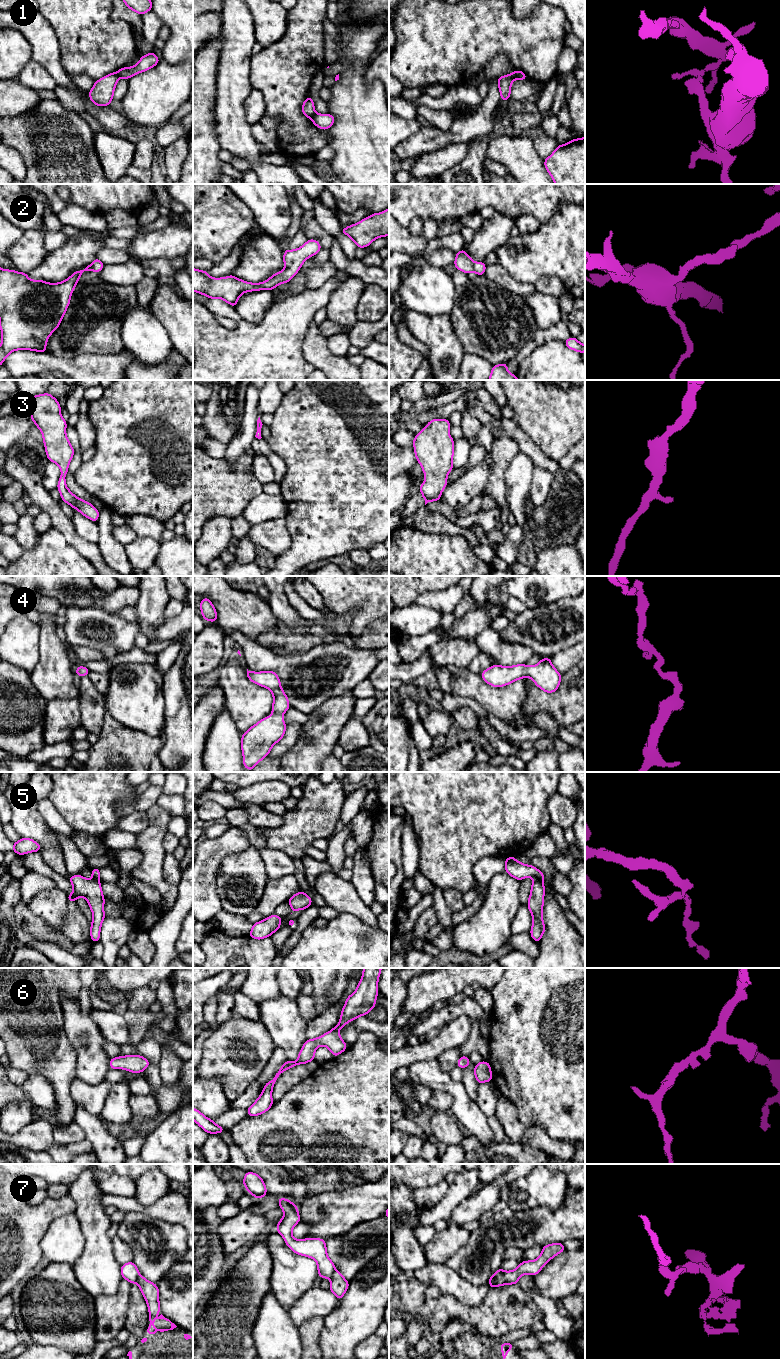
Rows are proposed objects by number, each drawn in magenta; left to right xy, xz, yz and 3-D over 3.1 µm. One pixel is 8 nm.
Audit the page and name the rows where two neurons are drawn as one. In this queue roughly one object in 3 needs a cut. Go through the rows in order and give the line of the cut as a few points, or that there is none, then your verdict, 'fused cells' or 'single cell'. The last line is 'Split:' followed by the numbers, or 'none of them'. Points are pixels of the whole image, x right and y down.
1: yz (514, 71), (518, 78) | fused cells
2: no cut | single cell
3: no cut | single cell
4: no cut | single cell
5: xy (93, 878), (97, 880) | fused cells
6: no cut | single cell
7: yz (503, 1271), (489, 1283) | fused cells
Split: 1, 5, 7

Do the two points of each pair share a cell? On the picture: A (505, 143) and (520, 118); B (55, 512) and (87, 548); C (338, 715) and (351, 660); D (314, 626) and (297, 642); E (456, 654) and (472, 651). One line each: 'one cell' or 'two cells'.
A: two cells
B: one cell
C: two cells
D: one cell
E: one cell

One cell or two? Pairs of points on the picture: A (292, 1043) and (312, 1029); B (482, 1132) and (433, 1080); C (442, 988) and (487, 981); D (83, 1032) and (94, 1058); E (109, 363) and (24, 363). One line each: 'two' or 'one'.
A: two
B: one
C: one
D: one
E: one

